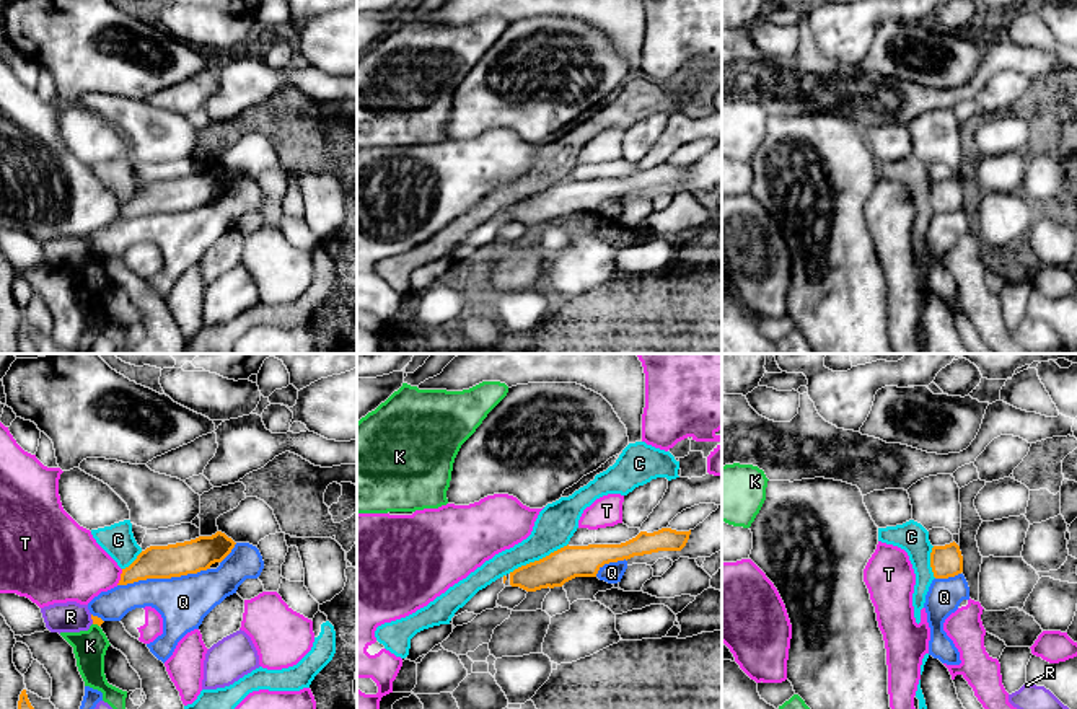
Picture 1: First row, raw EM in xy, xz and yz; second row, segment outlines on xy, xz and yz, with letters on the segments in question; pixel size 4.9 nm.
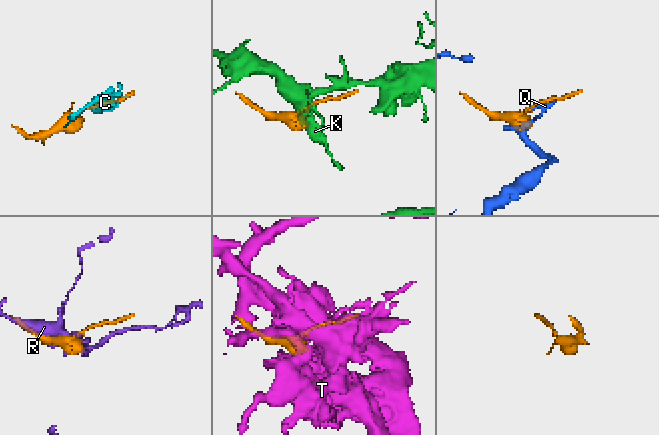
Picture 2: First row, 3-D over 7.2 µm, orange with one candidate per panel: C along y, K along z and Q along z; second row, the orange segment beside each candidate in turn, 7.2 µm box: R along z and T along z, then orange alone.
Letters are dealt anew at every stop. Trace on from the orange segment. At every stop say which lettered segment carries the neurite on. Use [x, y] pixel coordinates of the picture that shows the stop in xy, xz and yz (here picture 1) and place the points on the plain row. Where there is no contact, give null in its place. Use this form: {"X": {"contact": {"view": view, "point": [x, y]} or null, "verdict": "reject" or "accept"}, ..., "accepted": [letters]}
{"C": {"contact": {"view": "xz", "point": [540, 194]}, "verdict": "reject"}, "K": {"contact": {"view": "xy", "point": [96, 258]}, "verdict": "reject"}, "Q": {"contact": {"view": "xy", "point": [163, 212]}, "verdict": "reject"}, "R": {"contact": {"view": "xy", "point": [92, 253]}, "verdict": "reject"}, "T": {"contact": {"view": "xy", "point": [121, 212]}, "verdict": "reject"}, "accepted": []}

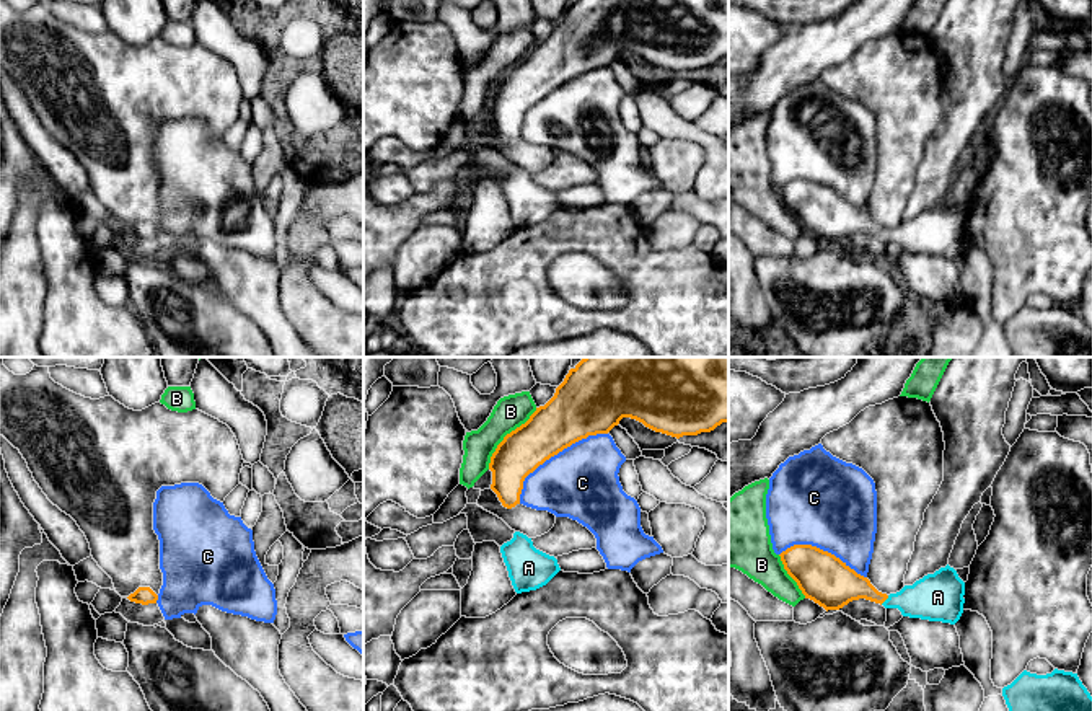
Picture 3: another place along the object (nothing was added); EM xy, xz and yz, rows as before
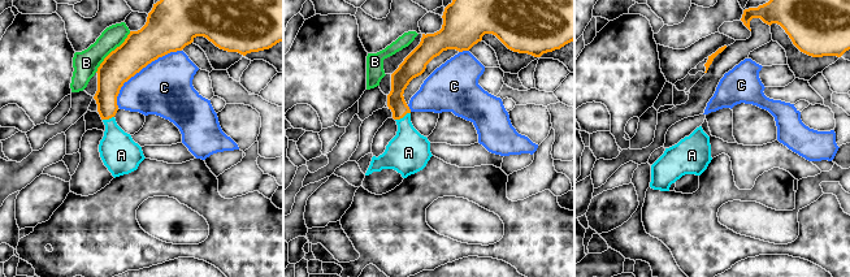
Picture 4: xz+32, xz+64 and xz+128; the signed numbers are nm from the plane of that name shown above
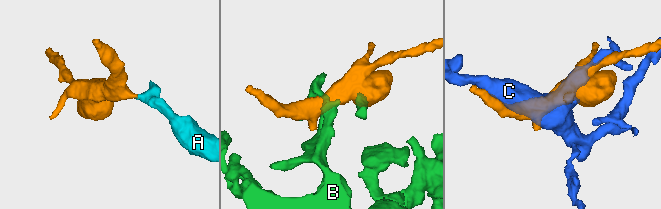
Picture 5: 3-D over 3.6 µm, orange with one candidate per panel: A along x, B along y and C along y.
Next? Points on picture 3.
{"A": {"contact": {"view": "yz", "point": [884, 235]}, "verdict": "accept"}, "B": {"contact": {"view": "xz", "point": [506, 70]}, "verdict": "reject"}, "C": {"contact": {"view": "xz", "point": [553, 90]}, "verdict": "reject"}, "accepted": ["A"]}

